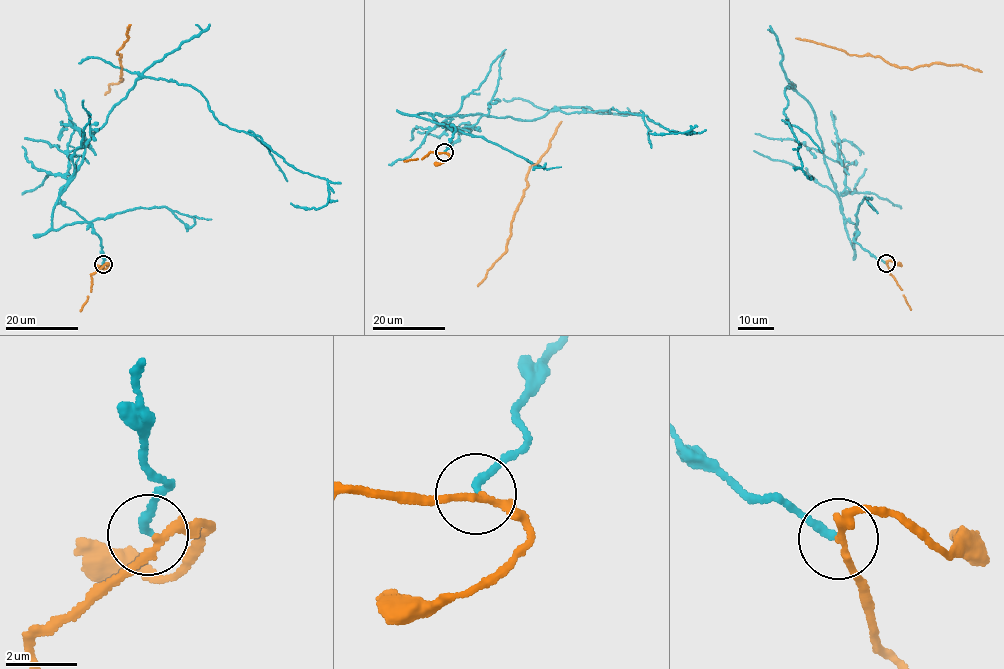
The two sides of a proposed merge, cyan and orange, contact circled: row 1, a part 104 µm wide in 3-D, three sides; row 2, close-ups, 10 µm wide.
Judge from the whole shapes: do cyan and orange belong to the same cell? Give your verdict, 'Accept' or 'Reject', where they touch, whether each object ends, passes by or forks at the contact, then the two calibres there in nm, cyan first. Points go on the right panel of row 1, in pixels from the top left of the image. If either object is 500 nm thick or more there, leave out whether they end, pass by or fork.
Reject. Place: (886, 263). At the ring cyan ends. At the ring orange passes by. Thickness 220 nm (cyan) against 200 nm

